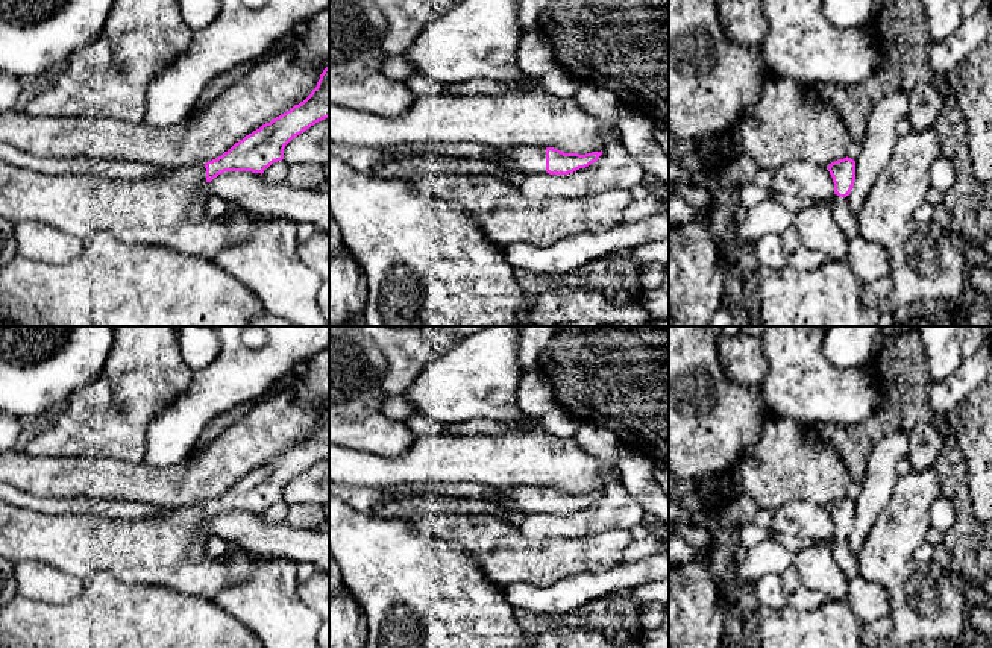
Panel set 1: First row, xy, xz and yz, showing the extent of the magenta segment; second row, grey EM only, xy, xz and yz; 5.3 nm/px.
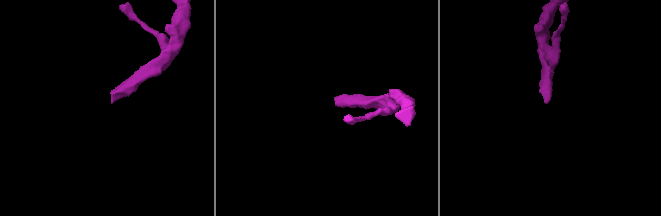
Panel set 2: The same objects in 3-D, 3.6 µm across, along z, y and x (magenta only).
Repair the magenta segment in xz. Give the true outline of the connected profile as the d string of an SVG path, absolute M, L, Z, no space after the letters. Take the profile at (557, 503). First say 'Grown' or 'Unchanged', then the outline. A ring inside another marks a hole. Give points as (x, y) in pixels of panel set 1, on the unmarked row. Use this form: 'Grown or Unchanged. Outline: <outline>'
Grown. Outline: M514 486L507 490L501 490L499 505L522 514L545 511L549 514L569 514L596 502L601 495L602 490L579 495L564 493L554 487Z

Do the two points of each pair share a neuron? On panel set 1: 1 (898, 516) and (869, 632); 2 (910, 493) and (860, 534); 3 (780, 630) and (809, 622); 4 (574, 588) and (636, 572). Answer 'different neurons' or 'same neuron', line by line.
1: different neurons
2: different neurons
3: same neuron
4: same neuron

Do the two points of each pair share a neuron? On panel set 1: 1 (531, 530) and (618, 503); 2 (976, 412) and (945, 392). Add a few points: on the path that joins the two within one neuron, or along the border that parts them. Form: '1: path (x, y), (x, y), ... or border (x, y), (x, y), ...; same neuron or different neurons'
1: path (552, 525), (574, 525), (596, 518); same neuron
2: border (976, 389), (947, 419); different neurons

